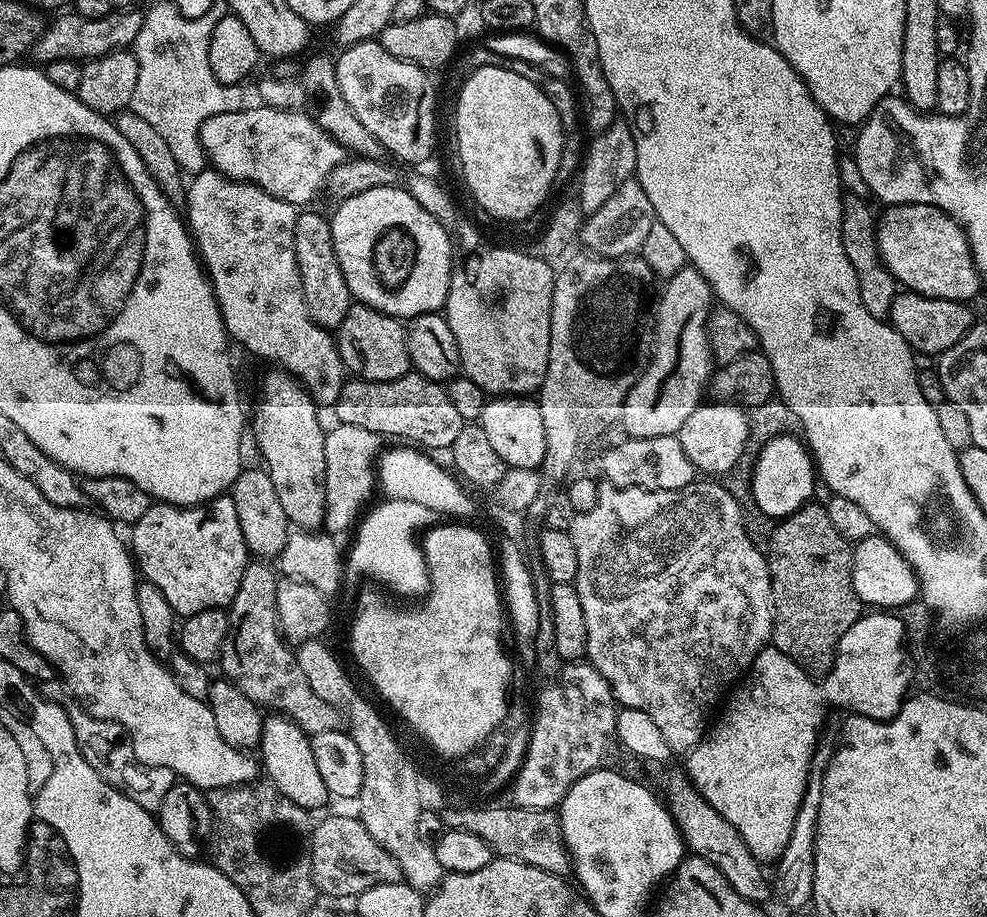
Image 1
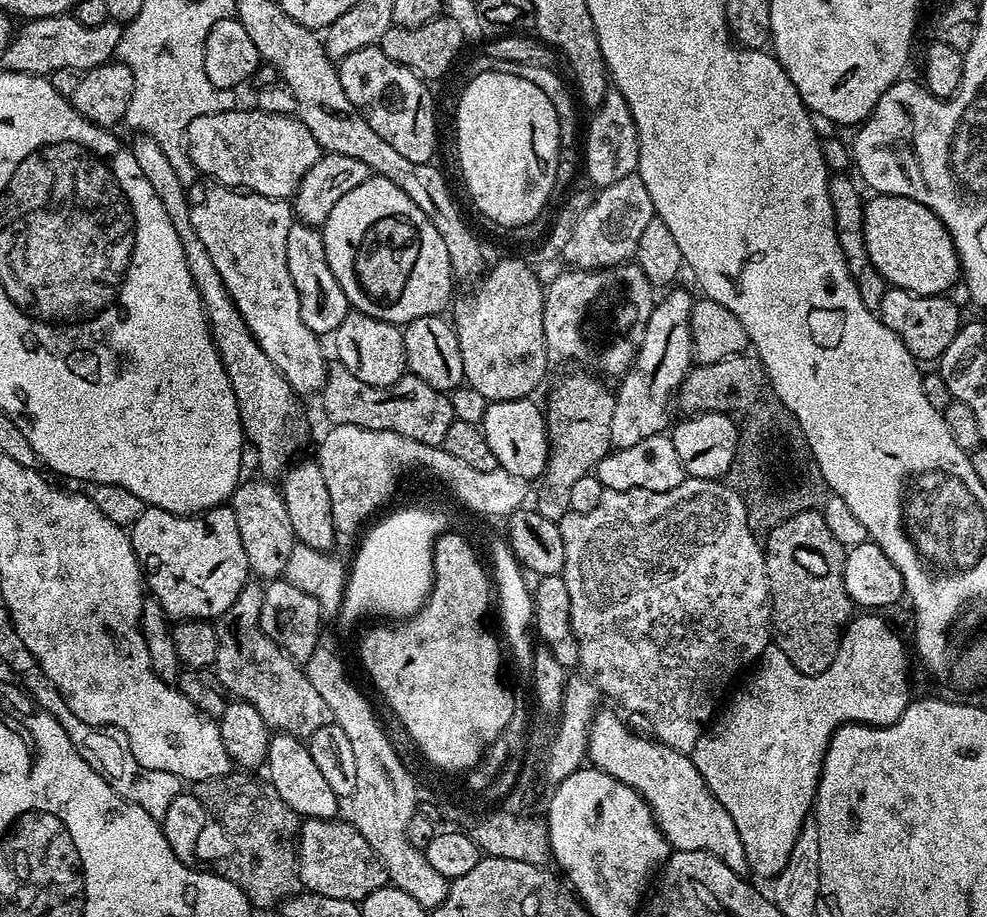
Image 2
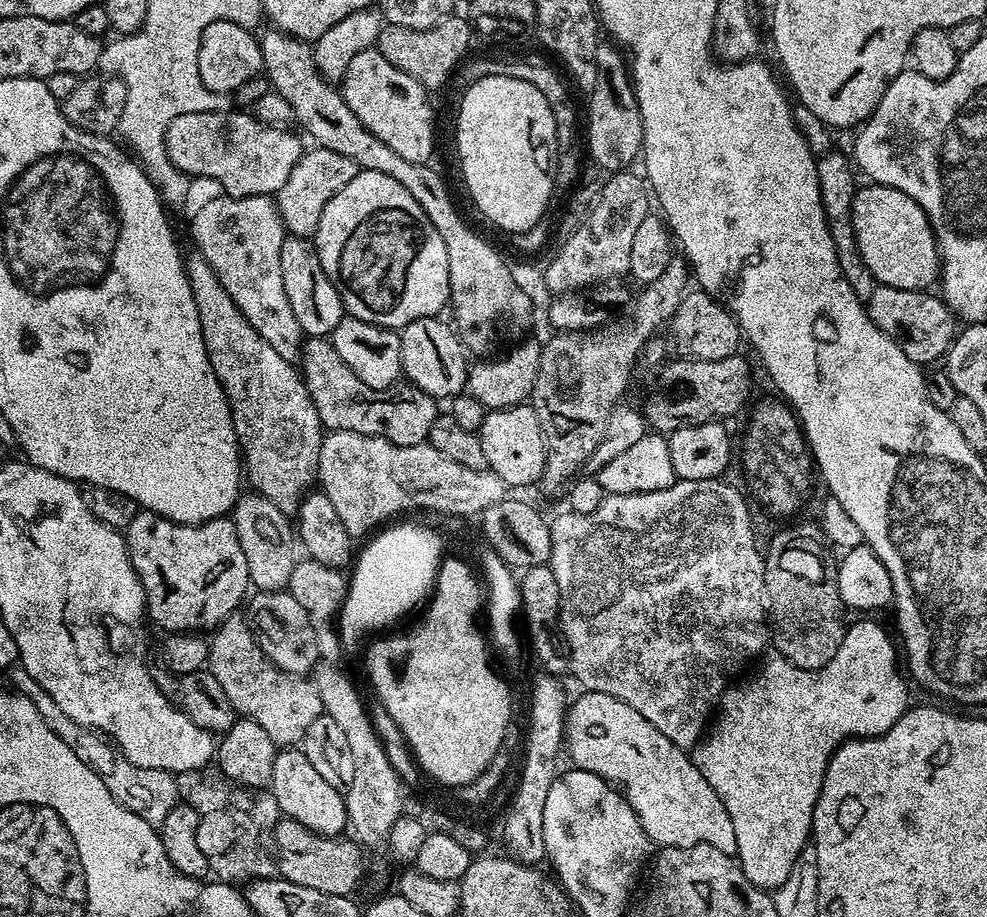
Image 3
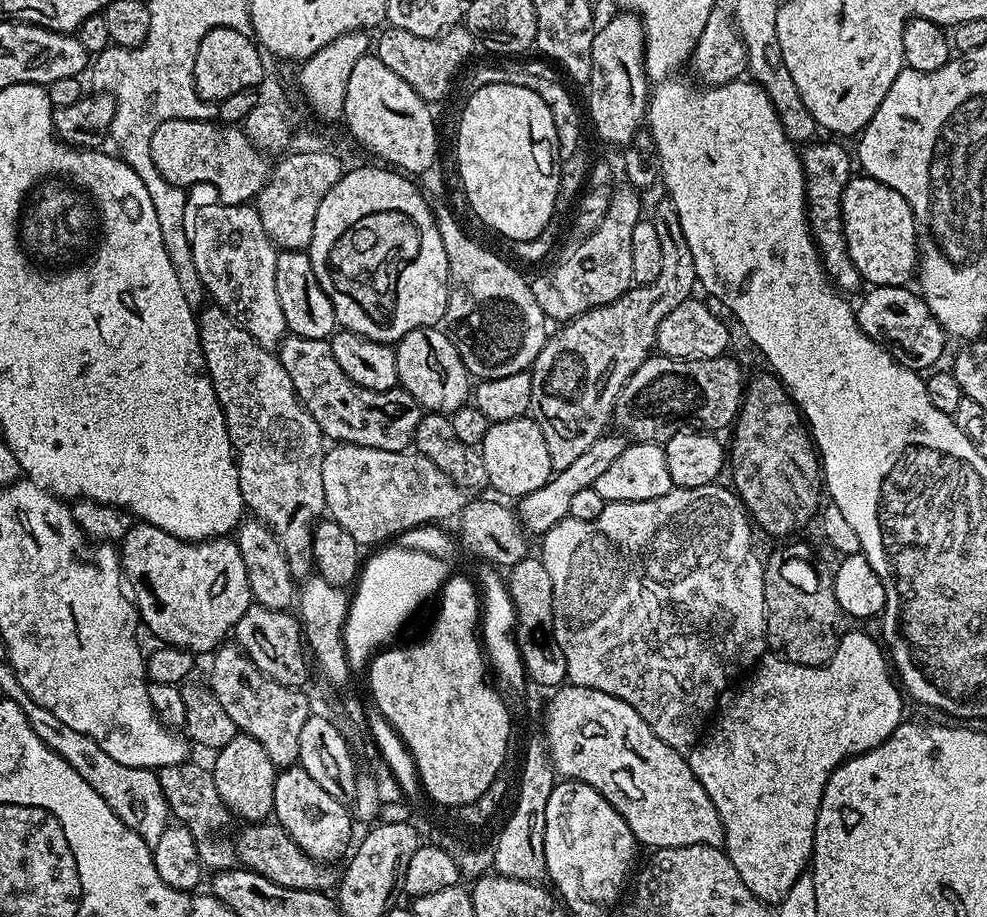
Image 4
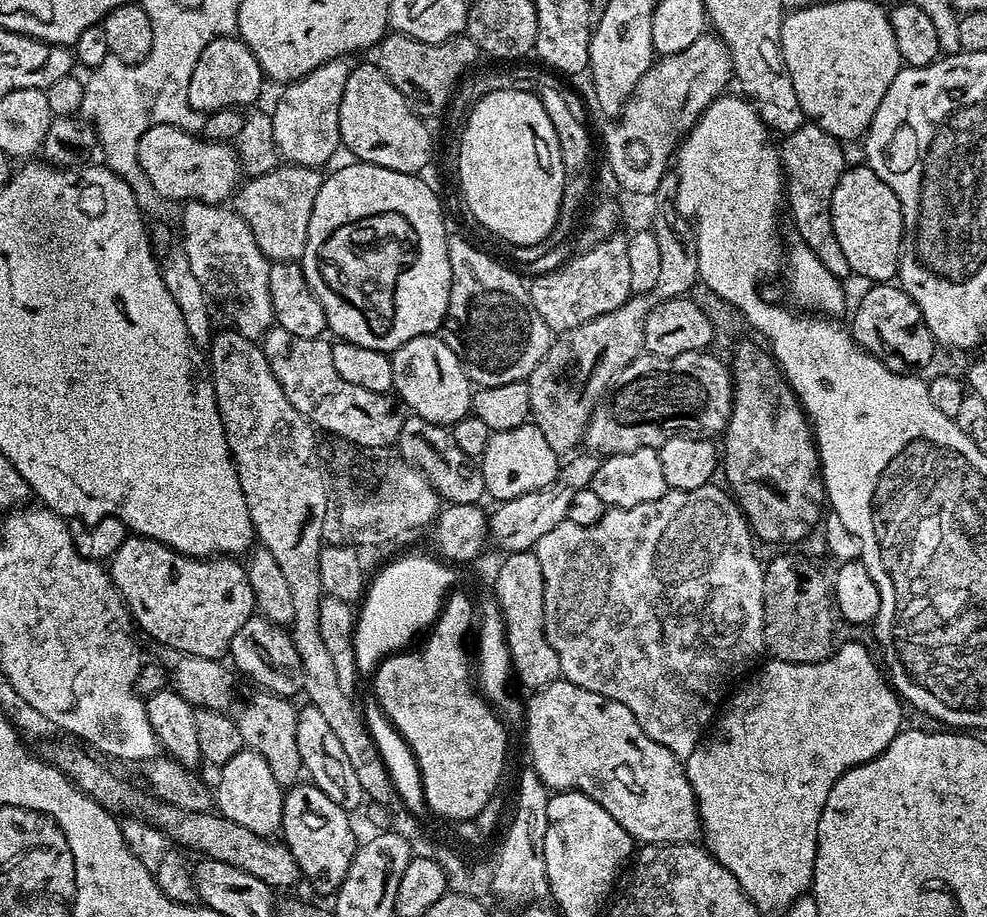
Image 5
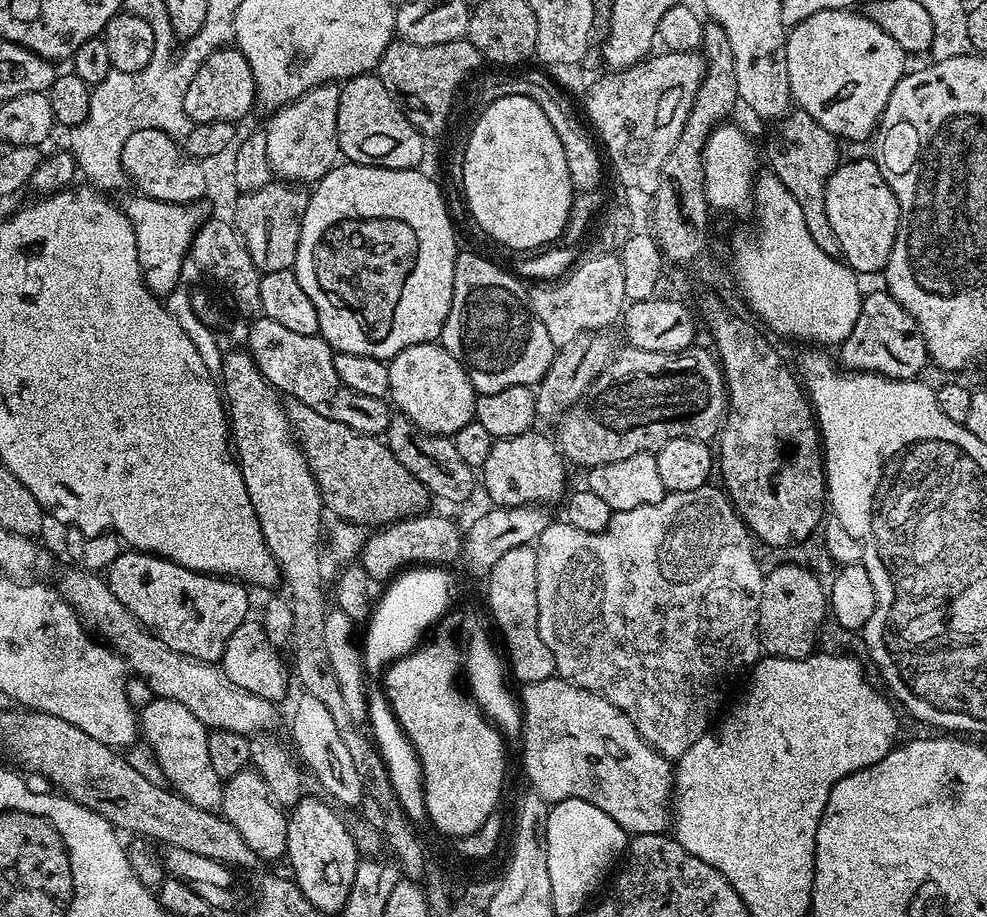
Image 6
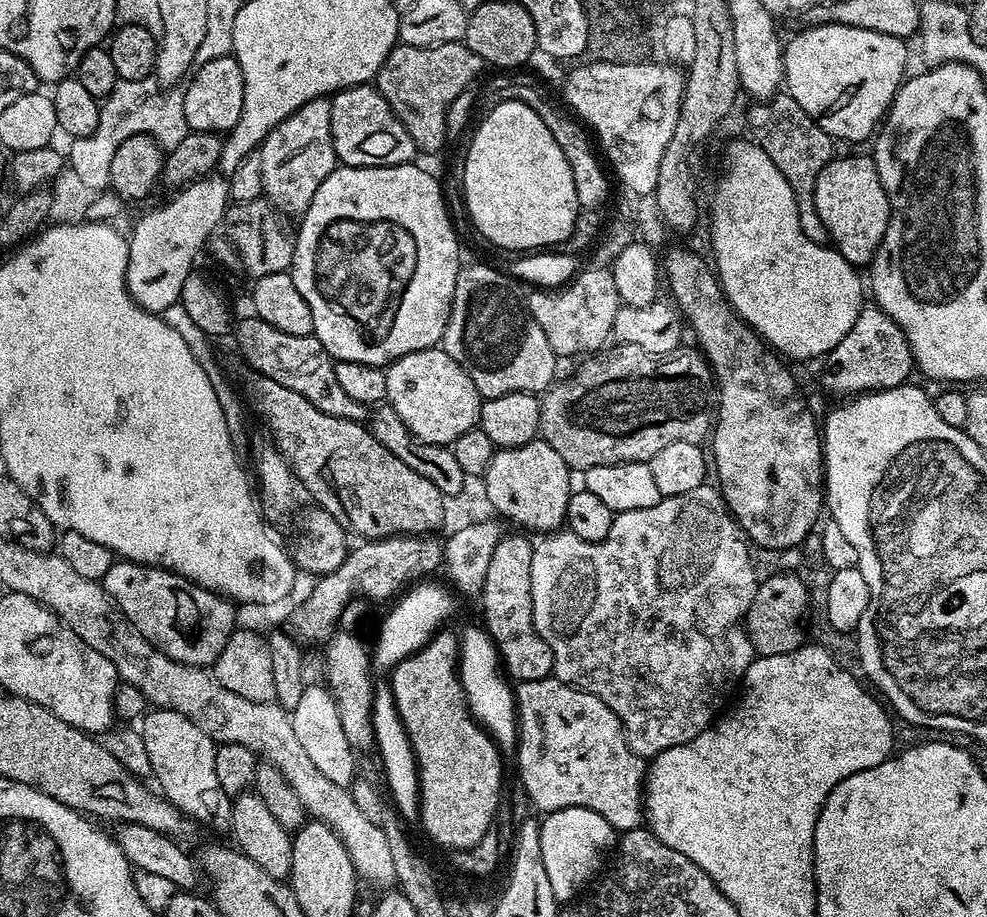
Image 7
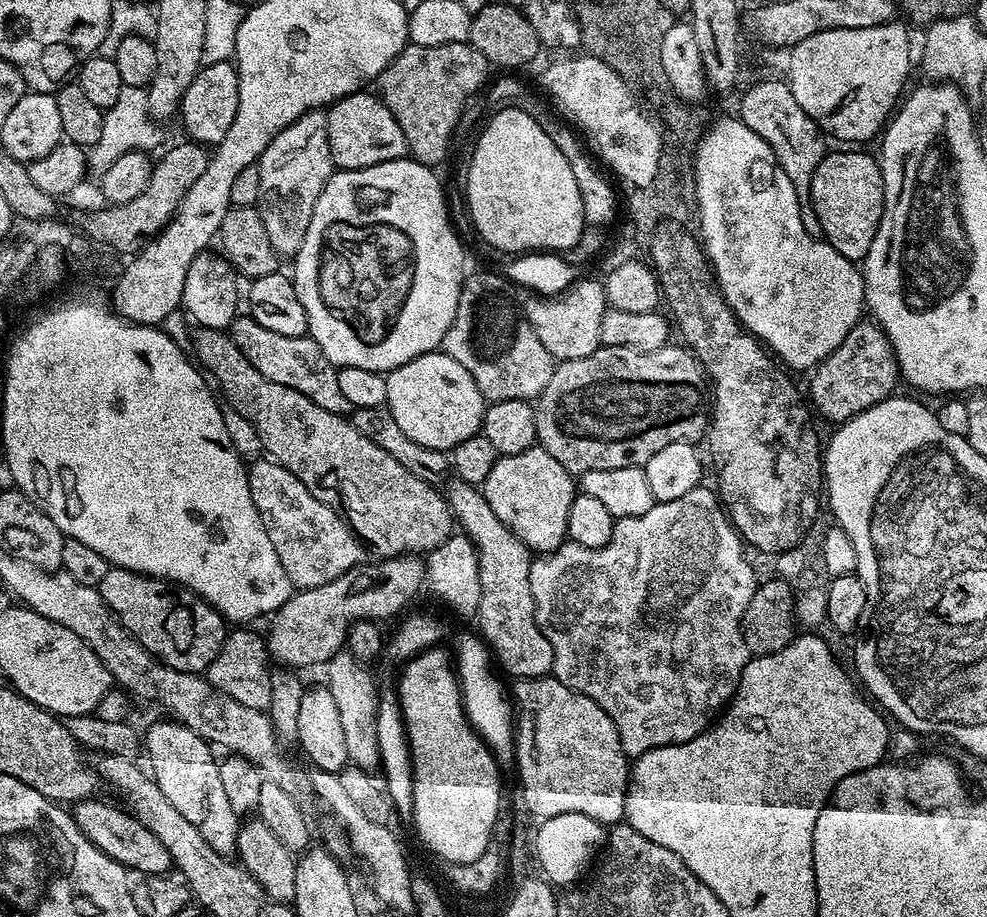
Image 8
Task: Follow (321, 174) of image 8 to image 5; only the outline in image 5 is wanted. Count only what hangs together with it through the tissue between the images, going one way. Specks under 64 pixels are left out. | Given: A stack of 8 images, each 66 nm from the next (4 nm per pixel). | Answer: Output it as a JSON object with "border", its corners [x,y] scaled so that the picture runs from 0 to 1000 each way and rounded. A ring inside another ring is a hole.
{"border":[[[352,64],[335,65],[310,81],[305,87],[295,88],[280,109],[280,119],[274,125],[278,133],[278,155],[291,178],[311,183],[327,184],[328,178],[345,160],[342,124],[347,116],[347,101],[351,85],[358,71]]]}

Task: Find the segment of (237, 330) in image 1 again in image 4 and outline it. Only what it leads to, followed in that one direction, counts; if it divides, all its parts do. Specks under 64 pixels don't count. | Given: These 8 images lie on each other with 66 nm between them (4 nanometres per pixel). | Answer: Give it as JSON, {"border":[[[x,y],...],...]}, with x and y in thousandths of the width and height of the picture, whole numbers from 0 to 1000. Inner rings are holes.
{"border":[[[254,221],[207,222],[194,237],[190,257],[198,293],[214,330],[240,349],[266,379],[279,381],[292,362],[278,312],[282,272],[265,251],[258,226]]]}

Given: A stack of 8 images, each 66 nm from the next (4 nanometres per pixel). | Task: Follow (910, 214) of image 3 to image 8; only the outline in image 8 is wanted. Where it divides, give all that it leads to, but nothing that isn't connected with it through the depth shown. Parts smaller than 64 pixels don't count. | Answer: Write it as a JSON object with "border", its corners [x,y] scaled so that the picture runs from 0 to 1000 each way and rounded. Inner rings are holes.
{"border":[[[840,165],[829,177],[829,185],[825,185],[825,194],[821,203],[823,228],[829,233],[829,242],[833,242],[834,261],[839,263],[853,281],[864,286],[874,285],[881,273],[881,264],[886,264],[886,255],[890,255],[890,242],[896,228],[896,195],[892,189],[892,180],[887,169],[878,170],[875,166],[843,166]]]}

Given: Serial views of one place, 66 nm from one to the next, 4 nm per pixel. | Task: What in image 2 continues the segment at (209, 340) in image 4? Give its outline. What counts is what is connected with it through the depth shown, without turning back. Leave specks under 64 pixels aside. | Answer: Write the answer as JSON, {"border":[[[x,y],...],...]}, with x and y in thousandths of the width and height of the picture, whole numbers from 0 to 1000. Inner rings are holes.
{"border":[[[138,146],[135,149],[135,153],[132,154],[132,160],[136,172],[140,177],[140,185],[144,185],[148,198],[152,198],[152,204],[156,206],[156,212],[160,212],[160,220],[164,220],[164,226],[168,228],[168,233],[172,237],[172,243],[175,244],[176,251],[180,254],[180,264],[184,264],[184,277],[188,277],[188,290],[193,290],[197,312],[205,325],[211,357],[215,360],[215,372],[221,382],[225,399],[233,412],[235,424],[239,431],[241,447],[243,448],[243,462],[247,466],[250,483],[254,487],[255,484],[259,487],[259,497],[263,501],[263,510],[268,515],[264,516],[272,521],[278,521],[276,519],[280,518],[280,520],[283,520],[297,505],[298,498],[296,496],[303,491],[304,483],[308,480],[308,462],[304,459],[305,433],[296,424],[294,417],[290,417],[290,412],[286,412],[286,408],[278,399],[278,395],[274,395],[274,390],[270,390],[265,379],[251,363],[251,357],[241,338],[241,334],[237,334],[237,329],[231,323],[229,312],[225,308],[225,299],[221,299],[221,293],[217,291],[213,277],[209,277],[209,268],[205,268],[205,260],[201,260],[201,255],[197,251],[193,217],[190,218],[189,214],[191,210],[184,198],[180,196],[171,172],[168,172],[168,168],[158,153],[145,146]]]}

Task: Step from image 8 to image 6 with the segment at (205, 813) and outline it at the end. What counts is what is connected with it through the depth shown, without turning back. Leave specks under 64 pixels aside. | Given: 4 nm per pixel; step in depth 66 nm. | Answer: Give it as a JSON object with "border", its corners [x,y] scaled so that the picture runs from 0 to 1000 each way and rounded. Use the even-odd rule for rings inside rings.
{"border":[[[156,760],[148,771],[141,775],[140,792],[145,808],[160,827],[160,835],[164,835],[167,852],[172,856],[174,863],[188,870],[188,875],[205,883],[220,884],[227,869],[227,851],[217,840],[217,831],[213,831],[212,795],[182,766],[162,760]]]}

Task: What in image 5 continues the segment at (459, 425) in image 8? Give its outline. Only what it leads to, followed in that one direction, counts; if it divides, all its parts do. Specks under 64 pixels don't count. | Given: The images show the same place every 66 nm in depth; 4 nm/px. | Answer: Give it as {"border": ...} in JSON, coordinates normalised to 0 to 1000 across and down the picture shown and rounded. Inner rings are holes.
{"border":[[[445,365],[415,369],[415,373],[402,379],[396,389],[400,431],[416,453],[432,456],[432,460],[457,465],[477,450],[480,420],[474,412],[470,396]]]}

